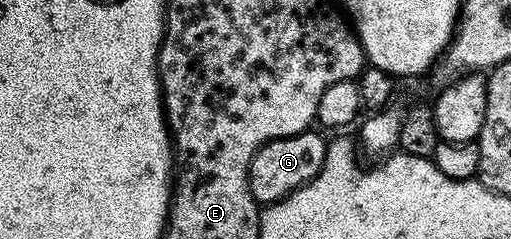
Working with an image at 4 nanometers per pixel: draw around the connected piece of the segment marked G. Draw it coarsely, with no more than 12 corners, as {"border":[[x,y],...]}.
{"border":[[309,128],[258,148],[248,169],[256,203],[314,180],[328,142]]}

